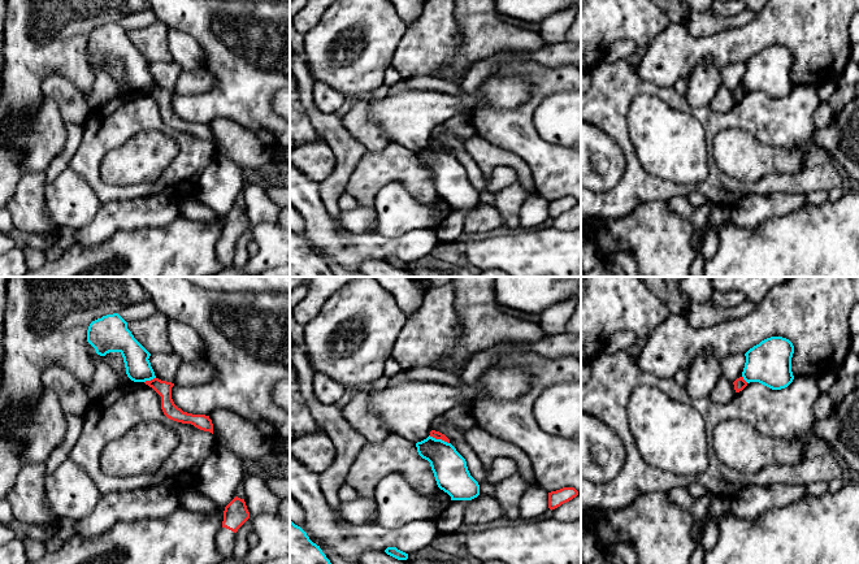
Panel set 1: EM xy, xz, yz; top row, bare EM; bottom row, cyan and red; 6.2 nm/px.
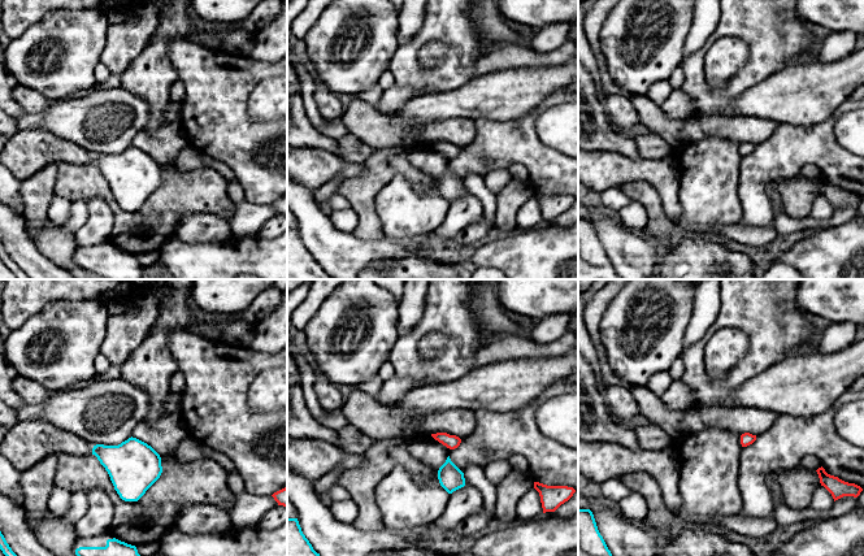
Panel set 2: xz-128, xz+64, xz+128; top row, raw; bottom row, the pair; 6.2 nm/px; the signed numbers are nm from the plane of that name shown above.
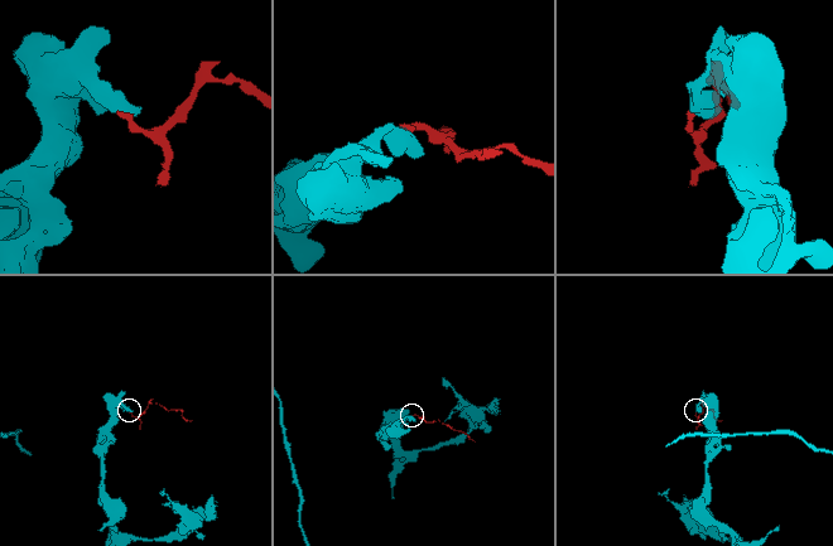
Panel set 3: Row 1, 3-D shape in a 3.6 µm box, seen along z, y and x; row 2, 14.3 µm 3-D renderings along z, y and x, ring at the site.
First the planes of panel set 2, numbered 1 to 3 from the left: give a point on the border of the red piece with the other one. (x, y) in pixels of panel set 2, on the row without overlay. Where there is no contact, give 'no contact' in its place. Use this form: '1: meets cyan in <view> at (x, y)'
1: no contact
2: no contact
3: no contact

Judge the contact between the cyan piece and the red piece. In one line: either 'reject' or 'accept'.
reject

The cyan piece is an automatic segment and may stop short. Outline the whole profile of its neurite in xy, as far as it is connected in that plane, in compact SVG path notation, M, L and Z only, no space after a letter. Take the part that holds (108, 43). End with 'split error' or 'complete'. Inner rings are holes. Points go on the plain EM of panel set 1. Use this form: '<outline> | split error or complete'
M118 22L92 30L87 39L87 51L100 65L120 61L131 90L146 91L156 87L148 69L151 62L134 47L127 31Z | complete

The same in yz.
M771 45L750 57L745 65L743 88L759 91L772 99L788 96L793 88L793 52L782 45Z | complete

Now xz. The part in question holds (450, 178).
M428 146L416 152L418 164L430 172L437 194L451 209L472 209L480 204L480 194L470 185L465 168L442 148Z | complete

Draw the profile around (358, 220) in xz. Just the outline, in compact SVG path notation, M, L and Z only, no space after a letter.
M357 205L348 211L340 211L339 220L346 231L360 234L377 220L377 212L374 208Z

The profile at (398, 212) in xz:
M390 182L374 198L377 234L398 239L412 230L433 229L443 221L451 205L443 199L420 203L403 182Z

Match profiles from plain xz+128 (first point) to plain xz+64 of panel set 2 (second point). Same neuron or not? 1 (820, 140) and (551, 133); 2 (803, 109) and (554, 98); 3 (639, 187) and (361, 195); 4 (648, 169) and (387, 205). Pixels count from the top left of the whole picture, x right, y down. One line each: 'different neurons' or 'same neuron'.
1: different neurons
2: different neurons
3: same neuron
4: different neurons

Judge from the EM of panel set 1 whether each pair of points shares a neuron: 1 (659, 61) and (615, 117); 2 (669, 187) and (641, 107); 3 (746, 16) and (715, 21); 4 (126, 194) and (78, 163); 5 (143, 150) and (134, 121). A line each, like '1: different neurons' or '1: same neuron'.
1: different neurons
2: different neurons
3: same neuron
4: same neuron
5: different neurons

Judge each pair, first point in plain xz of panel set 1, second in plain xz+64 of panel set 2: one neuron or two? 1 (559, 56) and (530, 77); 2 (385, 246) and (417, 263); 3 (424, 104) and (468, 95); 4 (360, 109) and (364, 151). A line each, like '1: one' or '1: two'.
1: two
2: two
3: one
4: two

